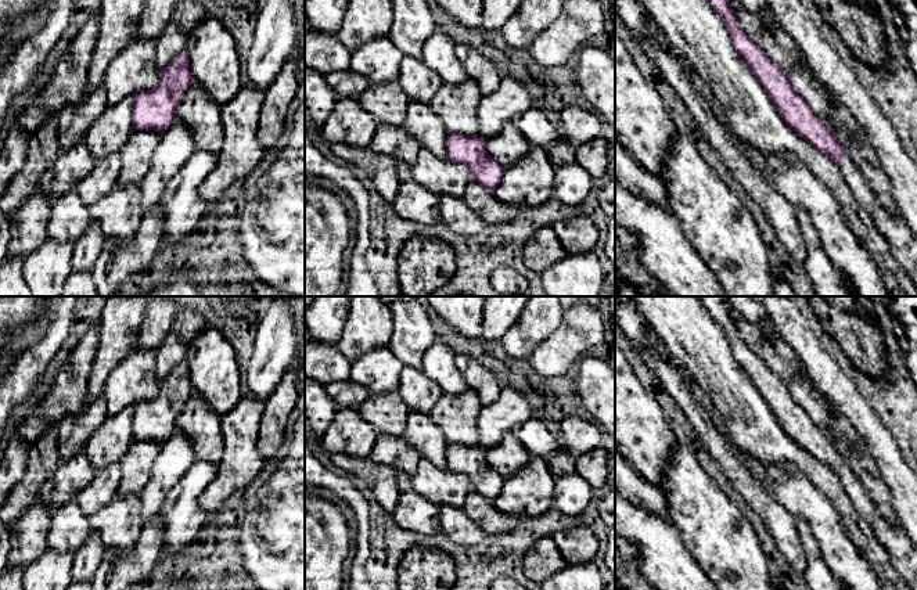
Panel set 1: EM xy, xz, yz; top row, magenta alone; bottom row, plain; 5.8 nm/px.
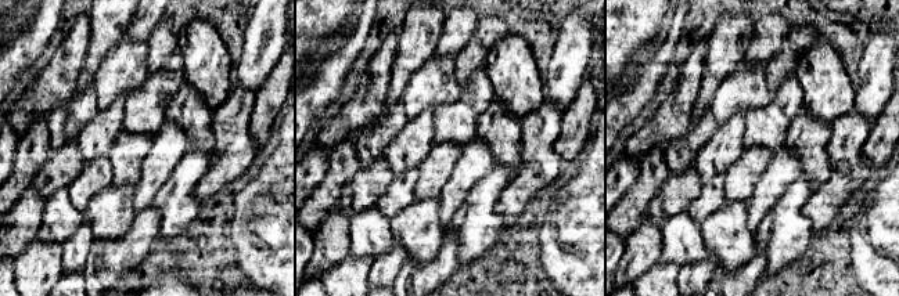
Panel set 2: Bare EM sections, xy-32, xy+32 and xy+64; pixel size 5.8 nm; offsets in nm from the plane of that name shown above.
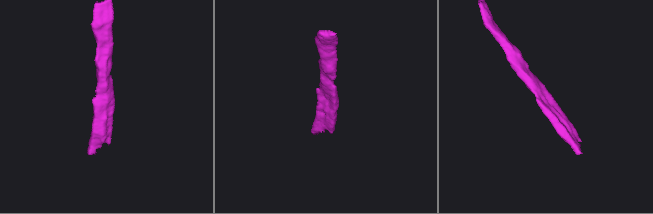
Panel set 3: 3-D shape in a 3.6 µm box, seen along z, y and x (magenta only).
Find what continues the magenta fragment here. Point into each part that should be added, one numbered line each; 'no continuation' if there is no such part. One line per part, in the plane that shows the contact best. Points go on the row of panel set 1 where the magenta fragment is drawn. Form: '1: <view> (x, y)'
1: yz (903, 244)

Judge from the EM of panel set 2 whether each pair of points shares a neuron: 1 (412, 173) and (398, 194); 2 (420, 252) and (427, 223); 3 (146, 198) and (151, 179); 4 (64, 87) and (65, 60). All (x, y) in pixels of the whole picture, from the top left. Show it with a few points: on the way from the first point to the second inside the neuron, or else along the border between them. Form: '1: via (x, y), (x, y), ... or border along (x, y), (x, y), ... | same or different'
1: via (407, 179), (402, 188) | same
2: via (421, 245), (421, 230) | same
3: via (146, 194), (148, 183) | same
4: via (64, 80), (64, 67) | same

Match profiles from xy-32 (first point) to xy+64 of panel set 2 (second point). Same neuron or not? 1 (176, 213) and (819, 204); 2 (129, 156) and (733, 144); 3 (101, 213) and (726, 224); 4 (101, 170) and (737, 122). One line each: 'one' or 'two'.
1: two
2: two
3: one
4: two

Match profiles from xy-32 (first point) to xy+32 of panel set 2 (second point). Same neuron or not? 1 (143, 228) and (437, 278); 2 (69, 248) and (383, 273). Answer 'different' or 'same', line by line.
1: same
2: same

